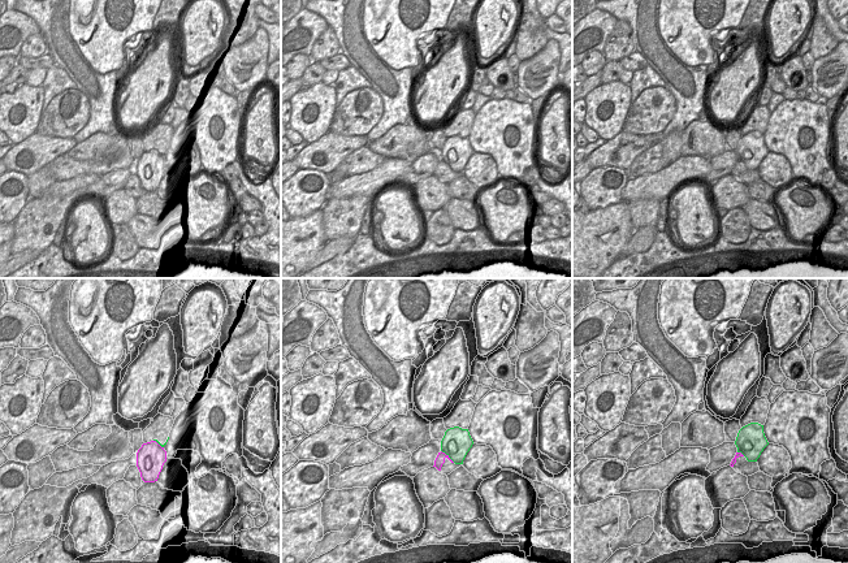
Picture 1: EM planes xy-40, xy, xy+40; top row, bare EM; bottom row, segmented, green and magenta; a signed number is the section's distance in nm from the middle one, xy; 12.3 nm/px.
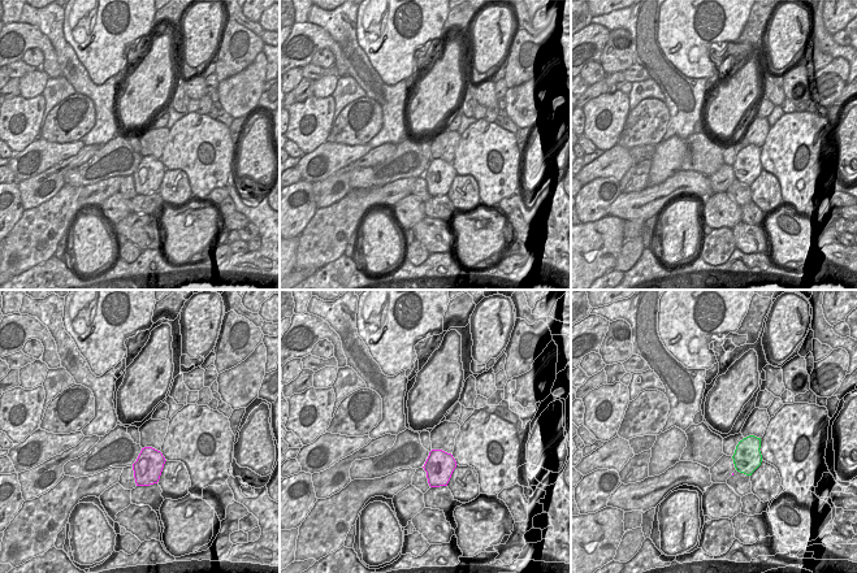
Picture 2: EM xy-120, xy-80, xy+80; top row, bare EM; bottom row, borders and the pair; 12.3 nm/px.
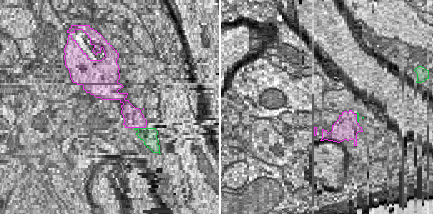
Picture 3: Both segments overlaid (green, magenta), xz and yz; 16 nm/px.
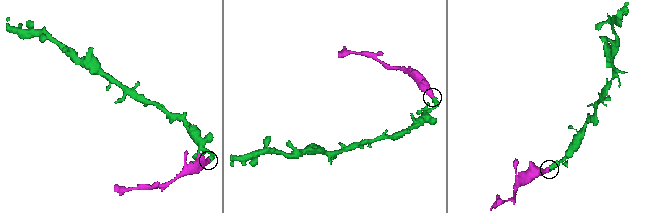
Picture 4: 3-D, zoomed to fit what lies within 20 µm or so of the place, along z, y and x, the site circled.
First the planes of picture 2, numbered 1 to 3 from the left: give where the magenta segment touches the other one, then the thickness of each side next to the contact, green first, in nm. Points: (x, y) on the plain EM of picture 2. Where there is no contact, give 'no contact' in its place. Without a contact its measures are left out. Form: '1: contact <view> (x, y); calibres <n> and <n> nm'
1: no contact
2: no contact
3: no contact

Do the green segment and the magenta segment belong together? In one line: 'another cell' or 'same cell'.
same cell

